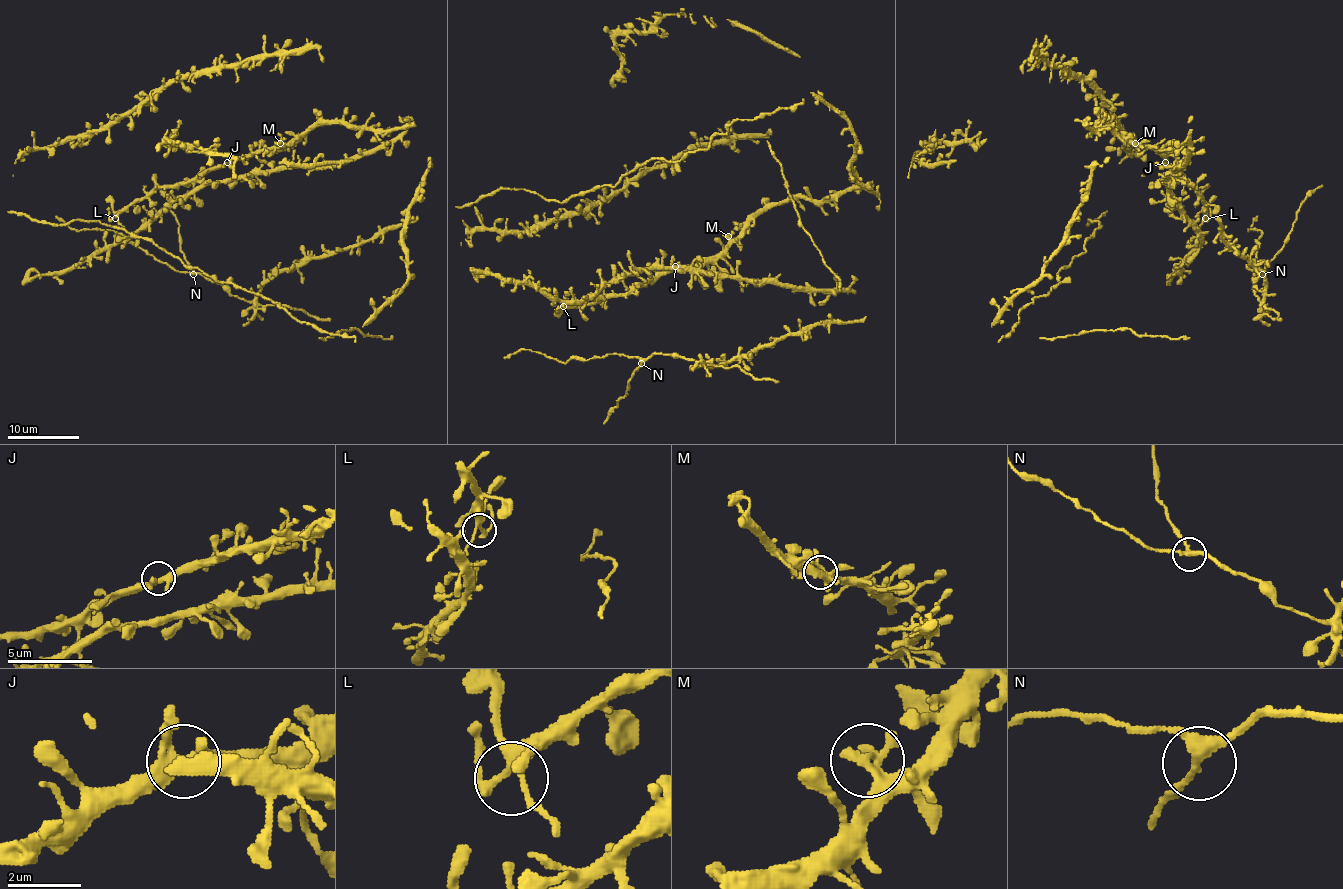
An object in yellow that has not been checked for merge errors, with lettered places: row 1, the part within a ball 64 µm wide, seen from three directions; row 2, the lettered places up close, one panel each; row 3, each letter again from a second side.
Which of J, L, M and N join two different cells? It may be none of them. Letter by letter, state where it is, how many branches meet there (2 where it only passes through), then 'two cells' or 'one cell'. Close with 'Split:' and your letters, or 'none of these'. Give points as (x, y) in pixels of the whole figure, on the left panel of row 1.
J: at (227, 162); 4 branches meet; one cell
L: at (115, 218); 4 branches meet; one cell
M: at (280, 143); 3 branches meet; one cell
N: at (193, 274); 3 branches meet; one cell
Split: none of these

